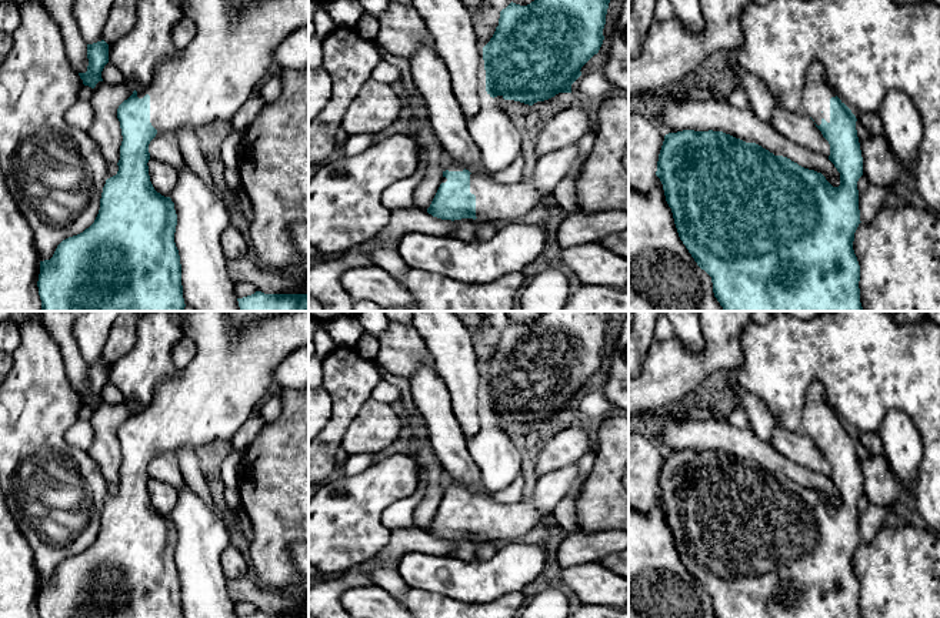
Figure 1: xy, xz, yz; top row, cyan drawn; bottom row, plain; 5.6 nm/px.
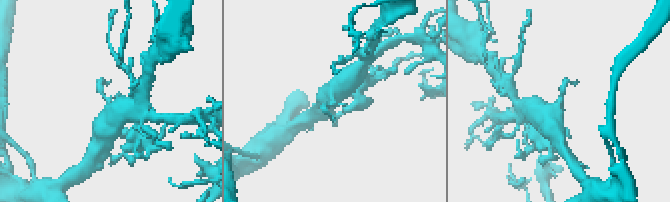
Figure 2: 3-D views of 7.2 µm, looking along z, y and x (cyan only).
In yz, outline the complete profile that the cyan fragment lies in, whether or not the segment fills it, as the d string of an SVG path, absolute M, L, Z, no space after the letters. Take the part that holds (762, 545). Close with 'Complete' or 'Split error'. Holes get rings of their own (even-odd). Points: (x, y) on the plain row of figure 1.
M813 383L806 392L806 407L801 422L804 434L814 441L816 447L821 451L823 457L830 464L829 480L840 492L839 507L833 507L821 492L804 488L787 477L774 475L756 462L746 462L723 451L683 450L664 455L664 461L659 474L656 495L663 504L666 521L671 528L679 557L697 585L711 597L713 612L716 618L860 618L860 585L853 569L854 552L861 542L857 501L863 495L863 477L856 450L857 438L826 401L823 385L819 383Z. Split error

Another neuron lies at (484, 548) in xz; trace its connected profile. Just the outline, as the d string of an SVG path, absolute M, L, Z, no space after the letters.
M476 538L474 542L476 542L477 554L481 558L494 555L497 552L499 545L500 545L497 542L484 541L484 540L480 540L480 538Z

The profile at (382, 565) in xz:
M394 530L391 531L390 542L374 557L366 561L370 567L370 579L399 597L410 589L394 562L410 551L421 554L433 554L439 557L453 555L454 542L451 540L441 540L433 537L427 531L414 530Z

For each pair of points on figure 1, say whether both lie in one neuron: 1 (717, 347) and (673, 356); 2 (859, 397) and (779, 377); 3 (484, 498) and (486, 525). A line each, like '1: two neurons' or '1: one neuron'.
1: one neuron
2: one neuron
3: one neuron

